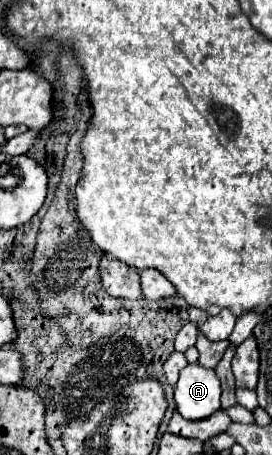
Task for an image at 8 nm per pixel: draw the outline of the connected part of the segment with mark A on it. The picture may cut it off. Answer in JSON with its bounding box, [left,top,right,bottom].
[175,363,221,421]

